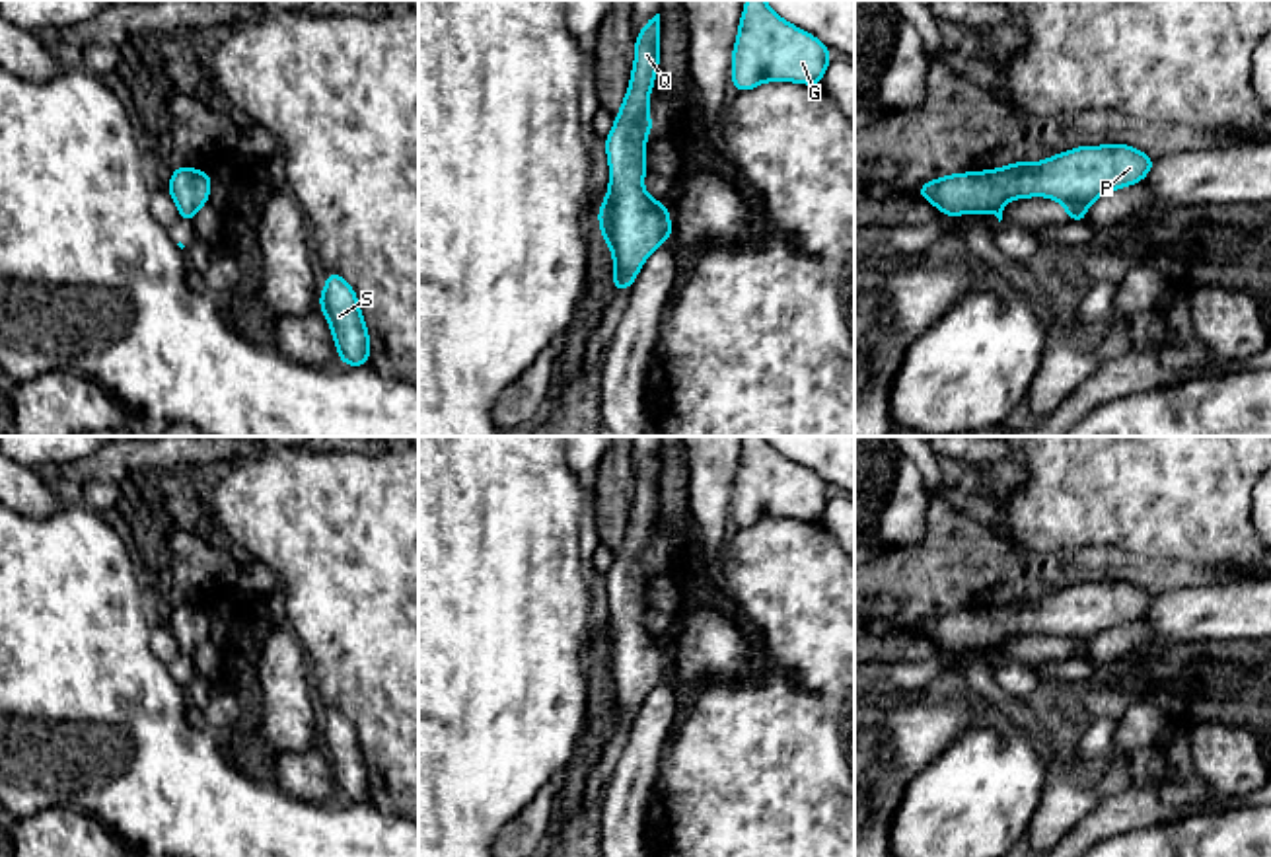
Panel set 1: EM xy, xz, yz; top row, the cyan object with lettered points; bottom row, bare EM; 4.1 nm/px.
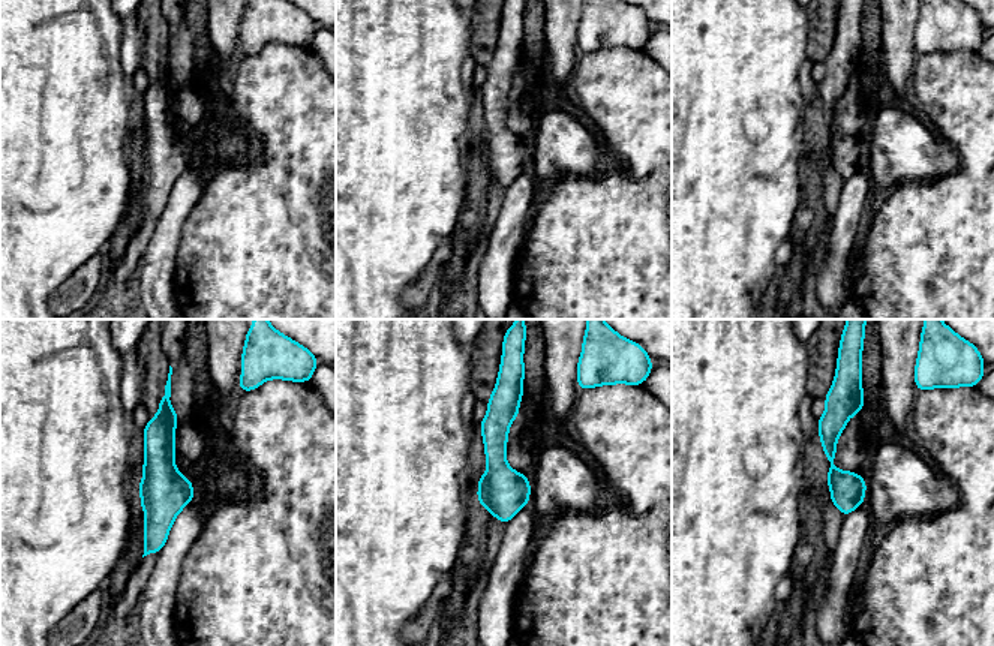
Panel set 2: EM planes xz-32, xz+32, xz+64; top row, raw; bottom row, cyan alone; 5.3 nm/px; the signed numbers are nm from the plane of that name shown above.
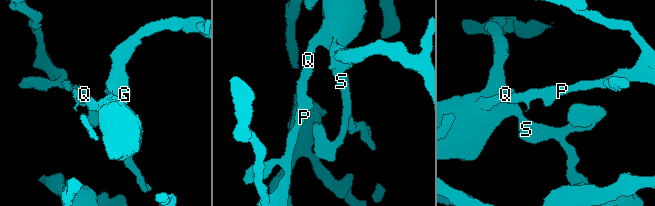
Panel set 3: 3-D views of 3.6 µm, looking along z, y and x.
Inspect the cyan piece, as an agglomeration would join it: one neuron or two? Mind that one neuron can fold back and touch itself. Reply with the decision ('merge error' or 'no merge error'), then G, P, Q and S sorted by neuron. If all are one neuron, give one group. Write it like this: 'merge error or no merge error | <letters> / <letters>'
no merge error | G P Q S

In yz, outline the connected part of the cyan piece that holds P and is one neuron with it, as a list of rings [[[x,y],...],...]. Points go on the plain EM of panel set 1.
[[[1121,578],[1078,582],[1037,600],[1014,598],[999,606],[942,612],[915,629],[950,654],[979,649],[1000,658],[1006,637],[1049,633],[1067,645],[1065,654],[1086,658],[1086,645],[1098,633],[1141,619],[1154,596]]]

